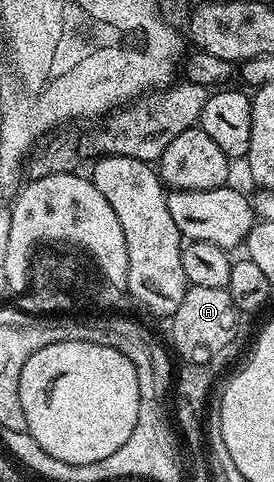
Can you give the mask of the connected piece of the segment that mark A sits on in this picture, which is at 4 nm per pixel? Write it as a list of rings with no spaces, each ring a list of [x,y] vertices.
[[[207,285],[189,286],[185,290],[183,302],[171,316],[173,323],[173,347],[181,361],[188,363],[207,363],[213,361],[222,348],[230,344],[239,332],[237,326],[239,312],[231,293],[224,287],[207,289]]]

